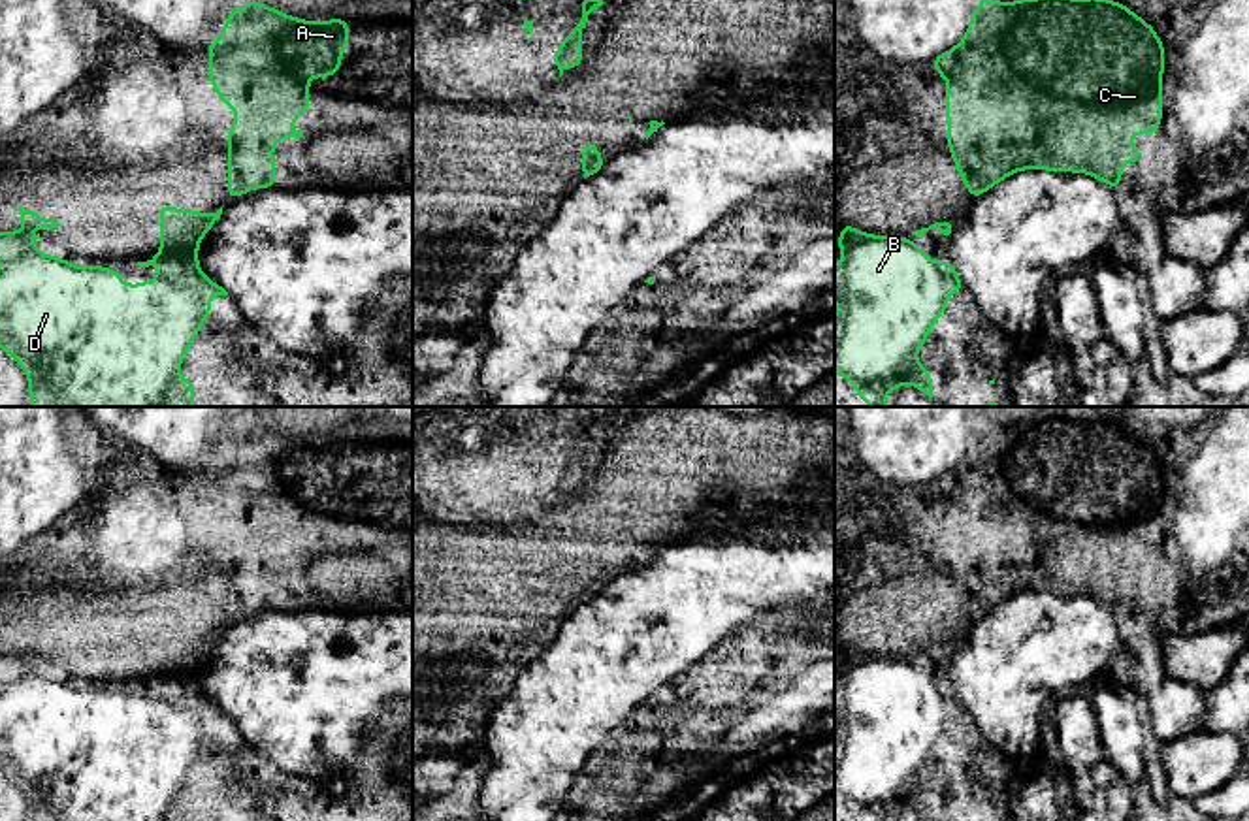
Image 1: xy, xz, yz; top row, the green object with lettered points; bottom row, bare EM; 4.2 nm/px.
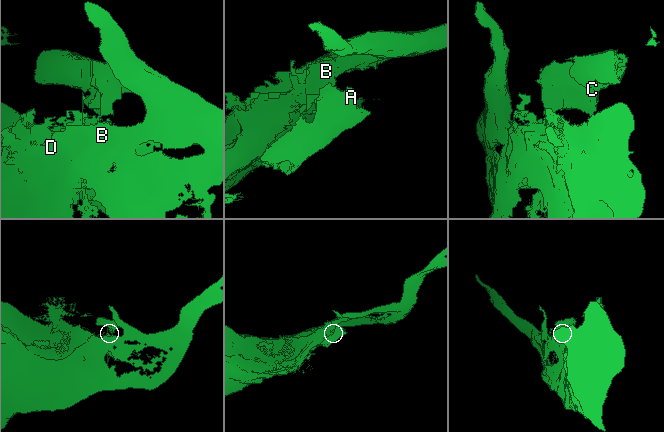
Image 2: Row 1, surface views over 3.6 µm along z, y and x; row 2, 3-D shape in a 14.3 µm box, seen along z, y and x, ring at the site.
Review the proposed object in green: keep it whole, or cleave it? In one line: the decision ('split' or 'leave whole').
split

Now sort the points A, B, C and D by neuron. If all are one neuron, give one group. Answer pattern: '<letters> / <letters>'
A C / B D

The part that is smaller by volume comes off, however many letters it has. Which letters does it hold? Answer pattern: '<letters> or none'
A, C

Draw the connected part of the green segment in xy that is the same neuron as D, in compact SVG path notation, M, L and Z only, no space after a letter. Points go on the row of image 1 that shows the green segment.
M160 203L160 252L147 262L138 262L139 267L156 266L160 275L156 279L145 281L141 284L124 284L117 269L107 269L104 266L79 267L64 258L53 258L36 250L30 241L43 239L32 233L32 228L58 228L60 222L53 217L41 218L34 209L17 207L21 215L23 232L0 232L0 348L4 348L28 377L30 407L160 407L164 401L168 407L194 407L194 380L179 378L177 369L181 367L192 341L202 330L202 322L209 320L211 299L215 296L228 296L228 292L215 284L207 275L200 271L198 247L202 237L211 230L211 226L220 218L222 207L217 213L196 213L192 209L173 209Z

